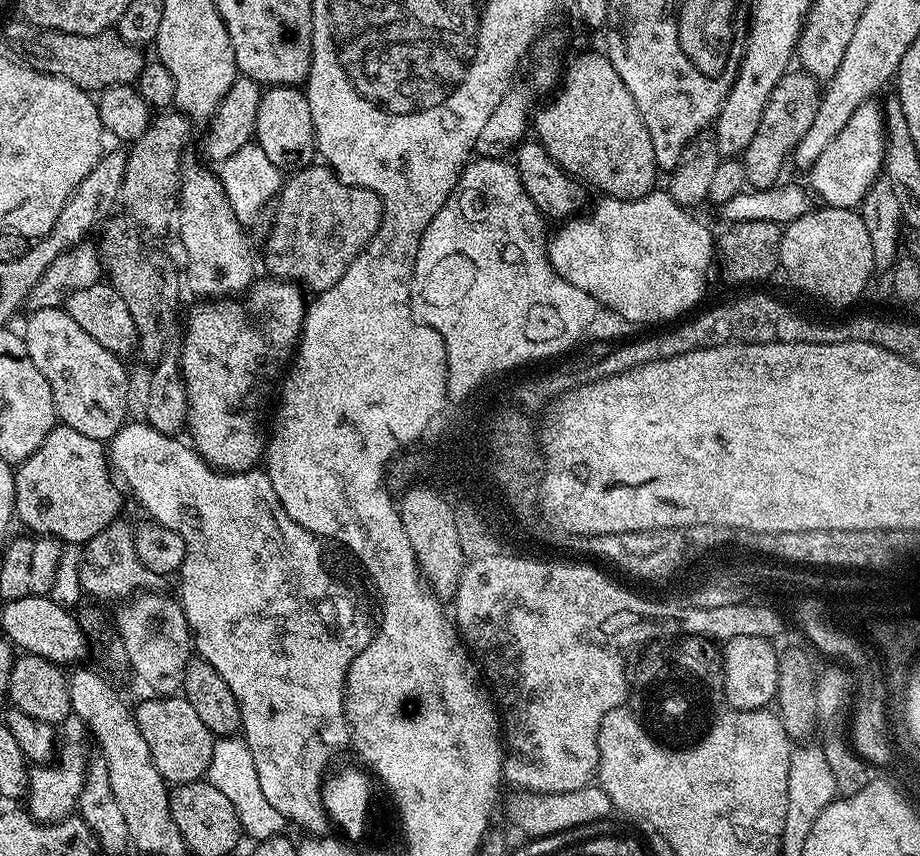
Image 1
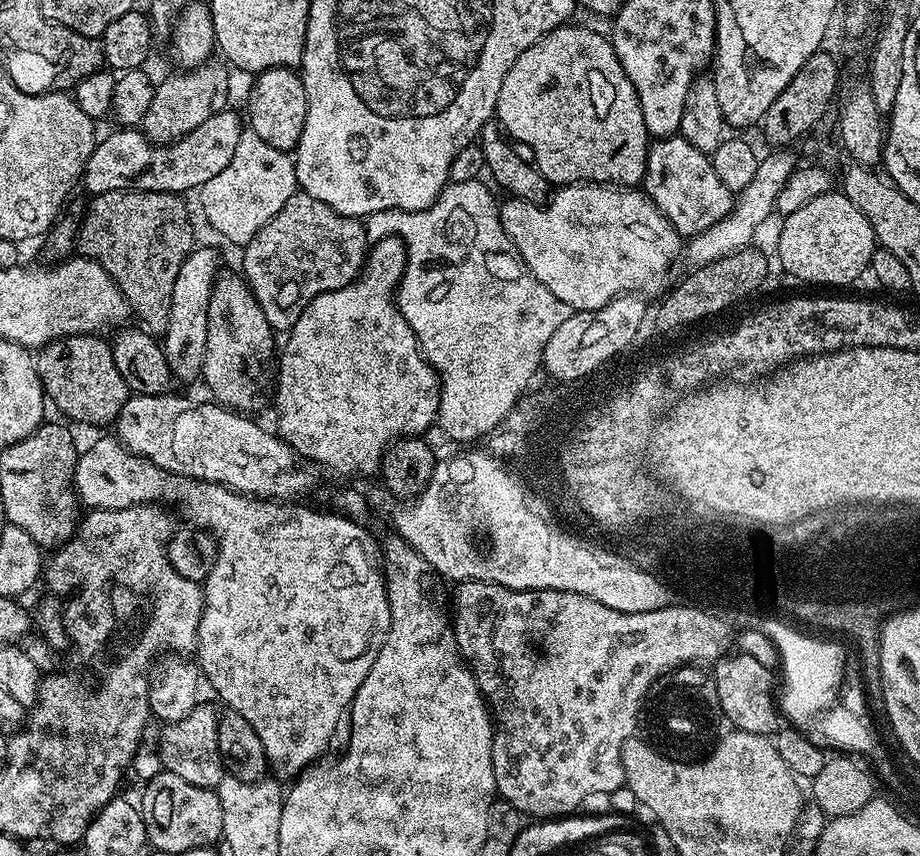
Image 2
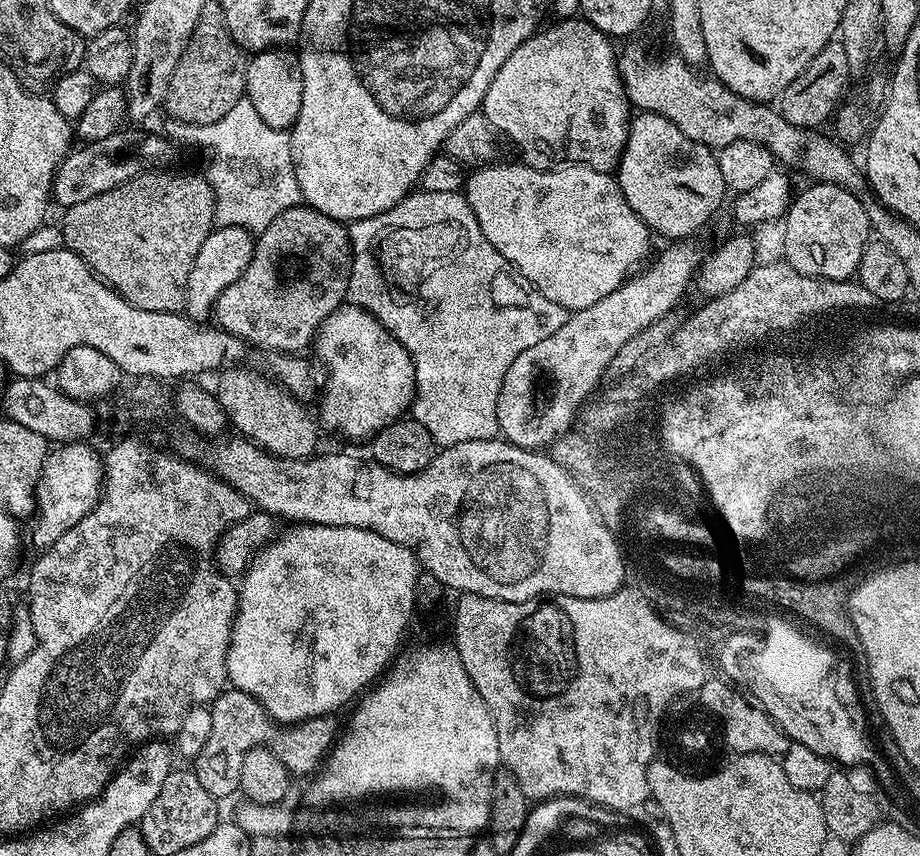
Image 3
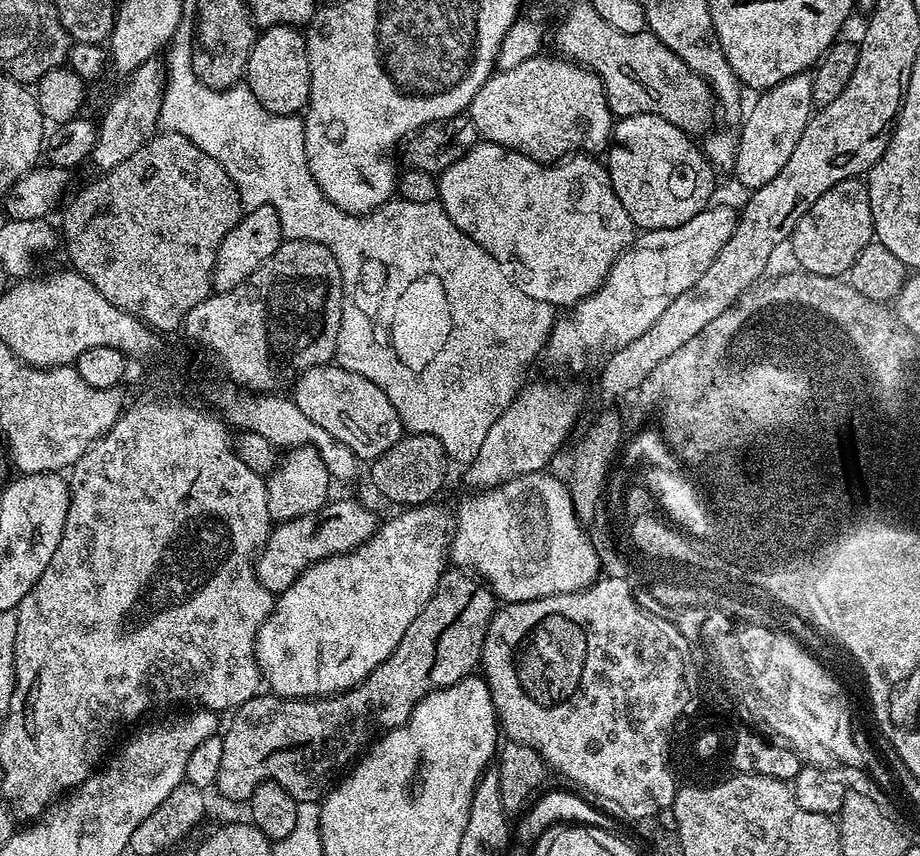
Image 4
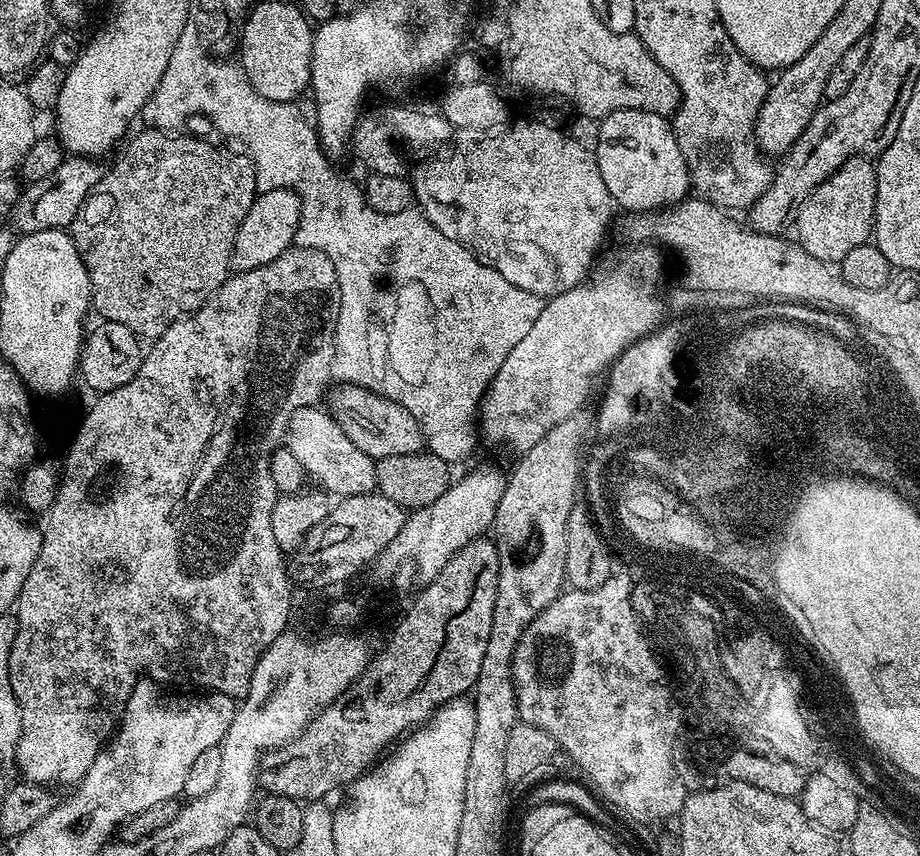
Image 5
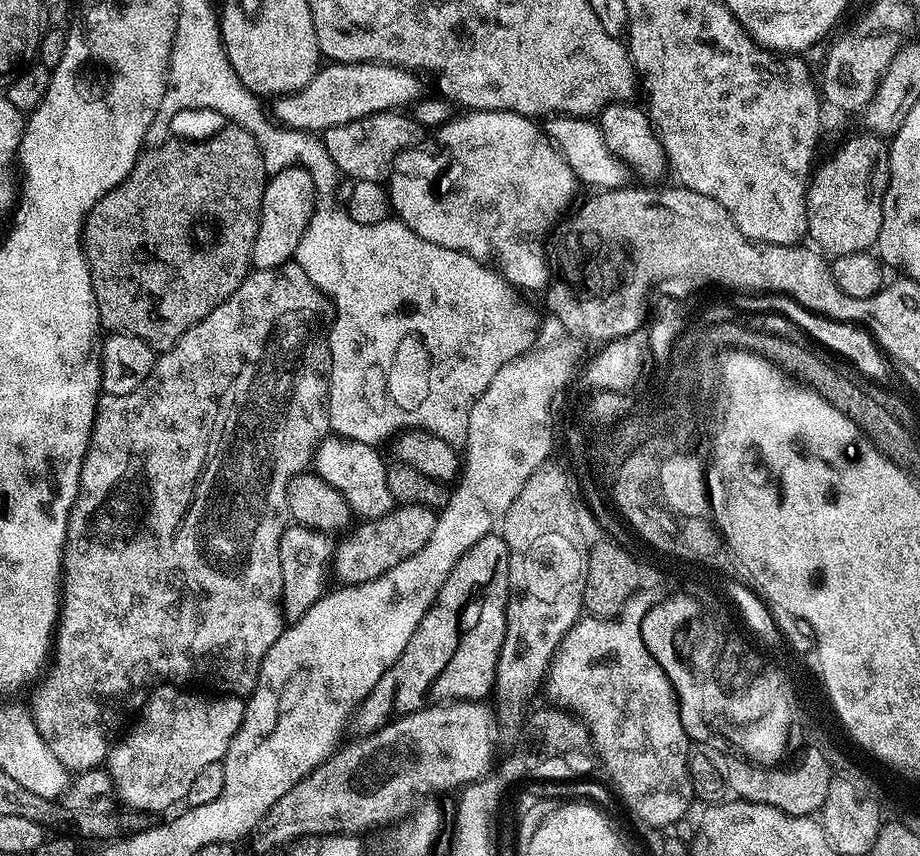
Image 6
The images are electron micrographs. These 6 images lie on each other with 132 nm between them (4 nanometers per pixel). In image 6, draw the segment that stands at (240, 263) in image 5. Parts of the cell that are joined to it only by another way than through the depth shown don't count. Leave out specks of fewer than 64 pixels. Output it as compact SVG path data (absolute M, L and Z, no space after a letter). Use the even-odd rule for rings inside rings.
M297 166L271 173L260 207L260 225L252 251L253 265L256 268L277 268L289 263L296 255L298 242L302 242L302 234L315 209L316 187L307 168Z

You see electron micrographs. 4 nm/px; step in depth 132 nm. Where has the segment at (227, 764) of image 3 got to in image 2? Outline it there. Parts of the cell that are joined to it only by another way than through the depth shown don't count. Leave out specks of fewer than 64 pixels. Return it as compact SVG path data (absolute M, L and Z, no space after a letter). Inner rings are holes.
M207 702L197 704L186 718L163 725L160 736L160 760L163 770L178 774L193 786L215 789L226 775L224 760L218 750L218 722L220 716Z

